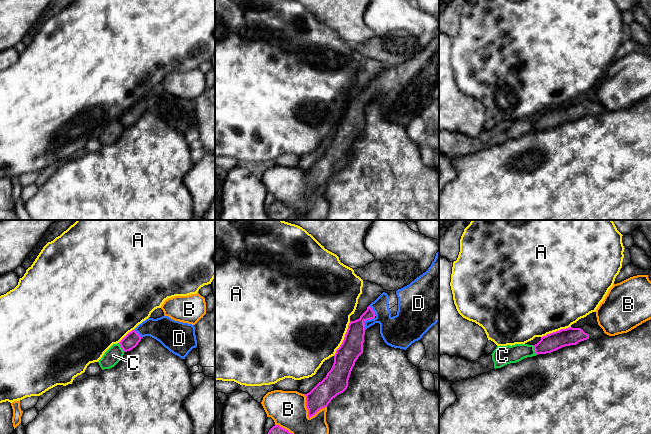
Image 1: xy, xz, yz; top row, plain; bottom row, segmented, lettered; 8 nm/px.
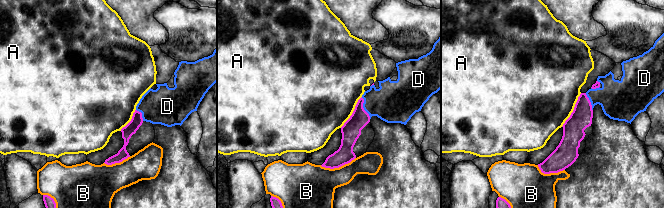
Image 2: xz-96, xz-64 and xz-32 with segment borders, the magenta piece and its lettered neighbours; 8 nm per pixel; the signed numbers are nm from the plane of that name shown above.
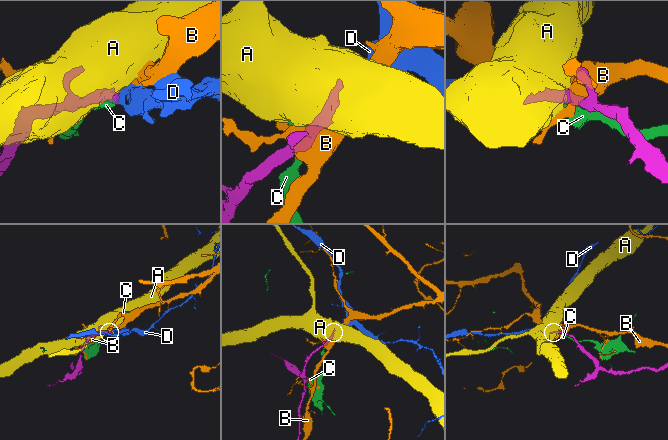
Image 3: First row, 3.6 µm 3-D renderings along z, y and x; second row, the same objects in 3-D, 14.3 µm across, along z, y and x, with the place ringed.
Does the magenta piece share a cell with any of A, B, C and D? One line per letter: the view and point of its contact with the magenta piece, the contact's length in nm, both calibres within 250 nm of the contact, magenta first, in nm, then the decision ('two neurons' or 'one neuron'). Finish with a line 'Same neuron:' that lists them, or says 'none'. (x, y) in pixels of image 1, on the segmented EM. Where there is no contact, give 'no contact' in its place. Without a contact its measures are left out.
A: xz (344, 338) | 320 nm | 180/500 nm | two neurons
B: xz (308, 414) | 220 nm | 180/300 nm | two neurons
C: yz (534, 349) | 90 nm | 150/150 nm | two neurons
D: xz (365, 320) | 130 nm | 180/220 nm | one neuron
Same neuron: D

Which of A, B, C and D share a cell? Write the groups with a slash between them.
A / B / C / D

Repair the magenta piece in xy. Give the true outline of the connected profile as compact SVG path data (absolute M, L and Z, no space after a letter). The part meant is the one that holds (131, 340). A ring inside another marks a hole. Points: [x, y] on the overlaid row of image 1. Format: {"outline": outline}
{"outline": "M168 316L148 318L129 332L120 342L124 352L135 348L141 339L150 336L182 359L197 347L195 327L192 324L175 321Z"}

